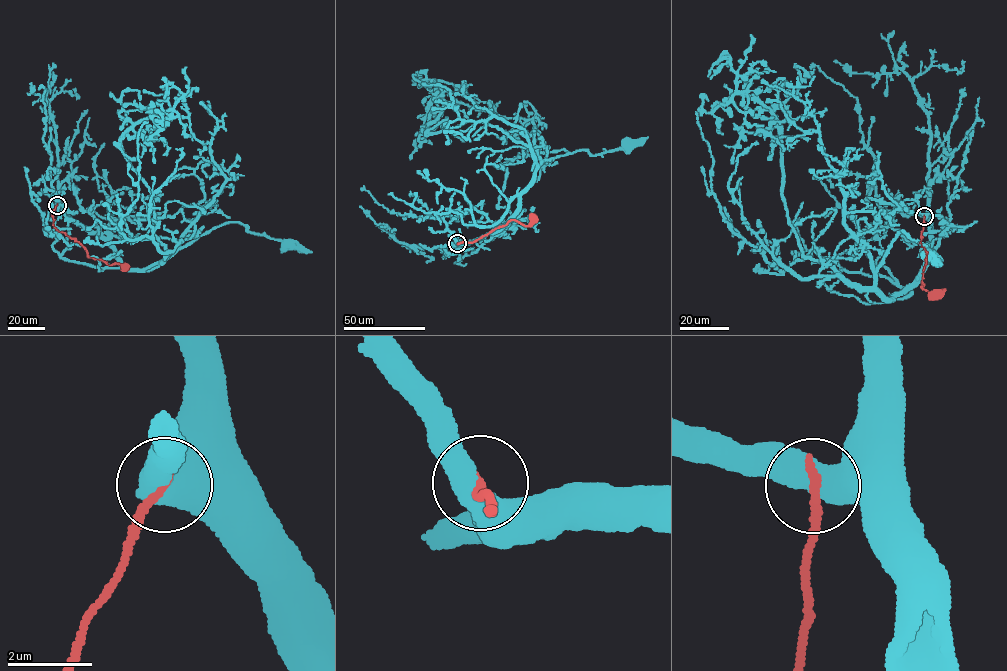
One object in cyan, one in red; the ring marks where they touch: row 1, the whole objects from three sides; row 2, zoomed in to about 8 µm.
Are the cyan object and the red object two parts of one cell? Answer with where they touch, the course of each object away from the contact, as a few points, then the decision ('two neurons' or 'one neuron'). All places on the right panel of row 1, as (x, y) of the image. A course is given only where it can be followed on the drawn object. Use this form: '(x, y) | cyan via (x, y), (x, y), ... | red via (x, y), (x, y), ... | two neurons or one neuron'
(924, 216) | cyan via (924, 216), (933, 230), (927, 265), (912, 284), (881, 298), (876, 272), (902, 231), (932, 250), (930, 256) | red via (924, 216), (920, 243), (927, 252), (921, 286), (931, 293), (942, 290), (935, 294) | two neurons

